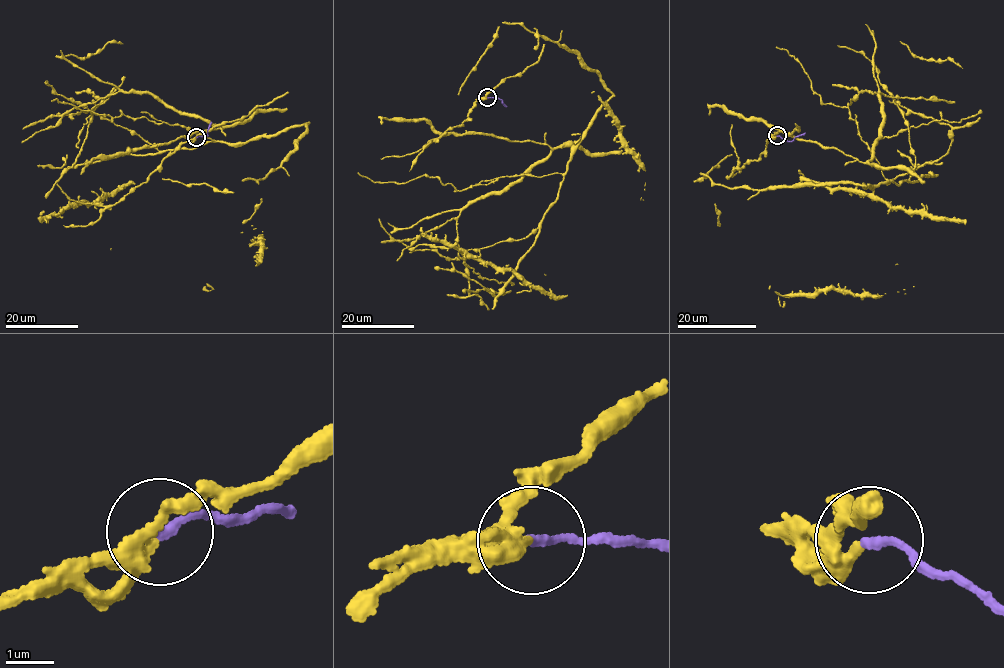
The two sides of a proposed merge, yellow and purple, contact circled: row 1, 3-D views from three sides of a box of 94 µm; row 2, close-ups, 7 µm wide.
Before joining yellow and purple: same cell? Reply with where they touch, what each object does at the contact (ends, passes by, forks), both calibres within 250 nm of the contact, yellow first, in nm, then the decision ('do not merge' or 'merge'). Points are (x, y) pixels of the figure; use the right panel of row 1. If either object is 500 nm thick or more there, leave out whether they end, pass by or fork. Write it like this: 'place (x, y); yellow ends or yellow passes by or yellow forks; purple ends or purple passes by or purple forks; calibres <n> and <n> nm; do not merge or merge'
place (777, 135); yellow ends; purple ends; calibres 220 and 180 nm; do not merge

